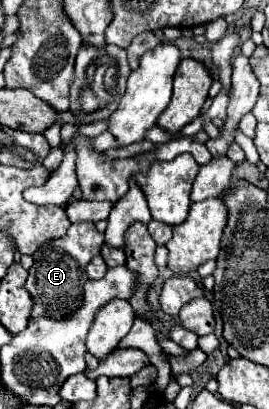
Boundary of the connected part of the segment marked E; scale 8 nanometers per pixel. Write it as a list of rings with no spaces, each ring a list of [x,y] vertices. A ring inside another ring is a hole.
[[[73,223],[67,229],[67,235],[59,239],[51,239],[43,251],[35,251],[35,263],[29,269],[29,279],[25,283],[27,291],[33,297],[33,311],[31,317],[49,315],[49,317],[67,317],[83,303],[83,285],[87,281],[85,267],[91,261],[91,257],[99,255],[99,249],[103,245],[103,233],[95,229],[95,223]]]

